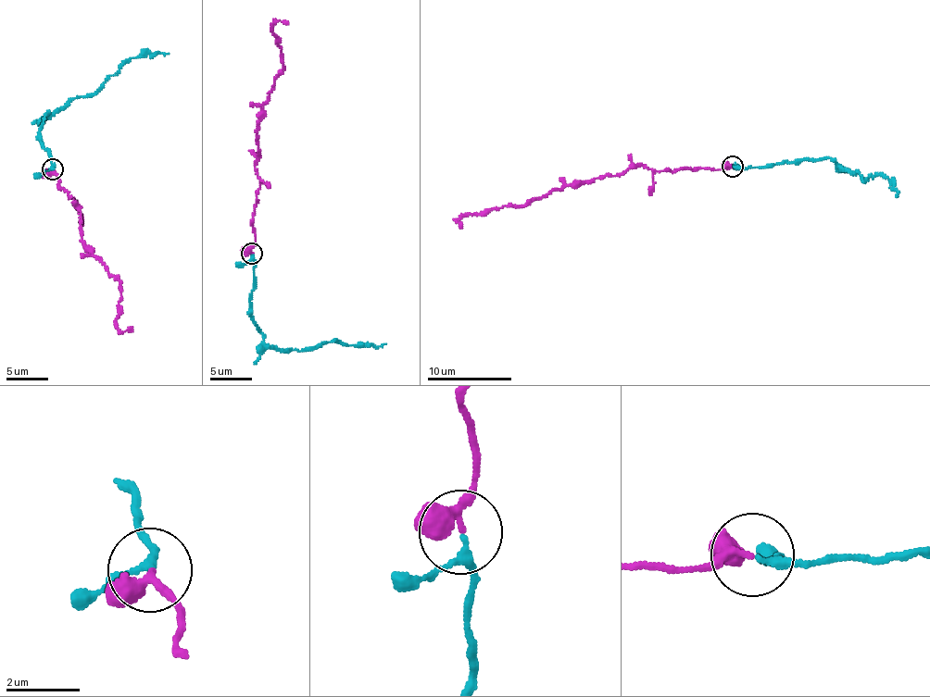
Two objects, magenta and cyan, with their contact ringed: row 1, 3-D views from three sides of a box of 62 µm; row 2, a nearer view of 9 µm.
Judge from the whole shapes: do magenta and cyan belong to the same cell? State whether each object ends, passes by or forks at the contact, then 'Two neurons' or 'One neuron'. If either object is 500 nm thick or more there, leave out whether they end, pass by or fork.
At the ring magenta passes by. At the ring cyan passes by. One neuron

